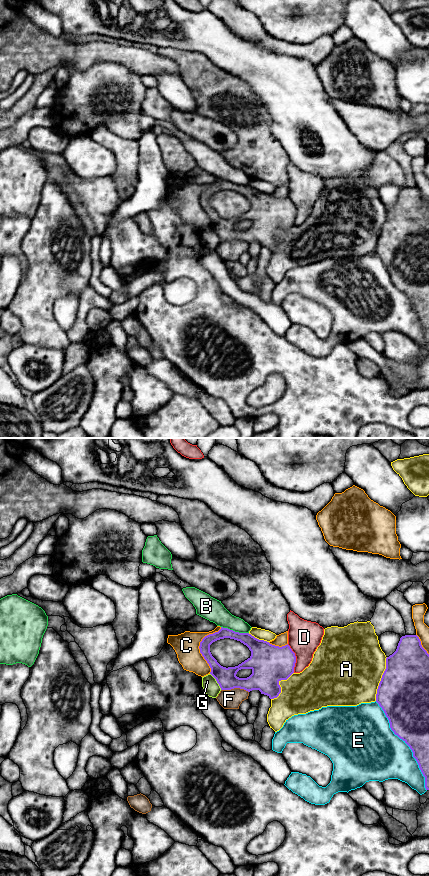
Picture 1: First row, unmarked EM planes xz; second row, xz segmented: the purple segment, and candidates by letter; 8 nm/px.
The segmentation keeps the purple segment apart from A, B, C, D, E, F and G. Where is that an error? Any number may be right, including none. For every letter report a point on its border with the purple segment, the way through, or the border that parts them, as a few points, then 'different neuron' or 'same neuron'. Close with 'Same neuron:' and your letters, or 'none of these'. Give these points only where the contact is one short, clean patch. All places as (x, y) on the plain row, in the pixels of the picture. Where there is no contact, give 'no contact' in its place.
A: contact xz (381, 231); different neuron
B: contact xz (234, 183); different neuron
C: contact xz (199, 199); different neuron
D: contact xz (295, 210); different neuron
E: contact xz (407, 296); different neuron
F: contact xz (235, 239); same neuron
G: contact xz (216, 232); different neuron
Same neuron: F

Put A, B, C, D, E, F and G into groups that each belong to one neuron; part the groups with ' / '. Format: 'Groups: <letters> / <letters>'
Groups: A / B / C / D / E / F / G

